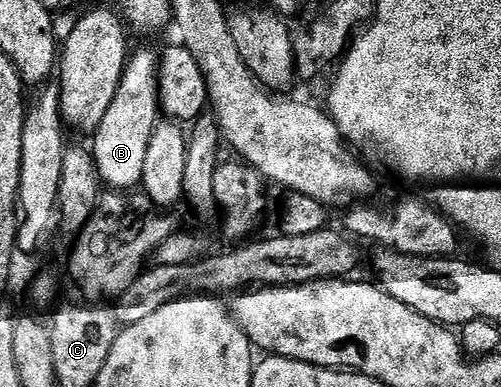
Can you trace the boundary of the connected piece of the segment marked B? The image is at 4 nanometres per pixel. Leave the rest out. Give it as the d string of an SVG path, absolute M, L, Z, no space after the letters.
M138 50L135 54L133 51L127 57L120 88L116 88L116 96L112 96L104 120L100 120L92 135L94 166L98 169L99 179L105 185L107 182L111 191L130 192L142 181L144 152L148 150L148 140L152 140L154 127L160 121L158 59L159 55L150 50Z

